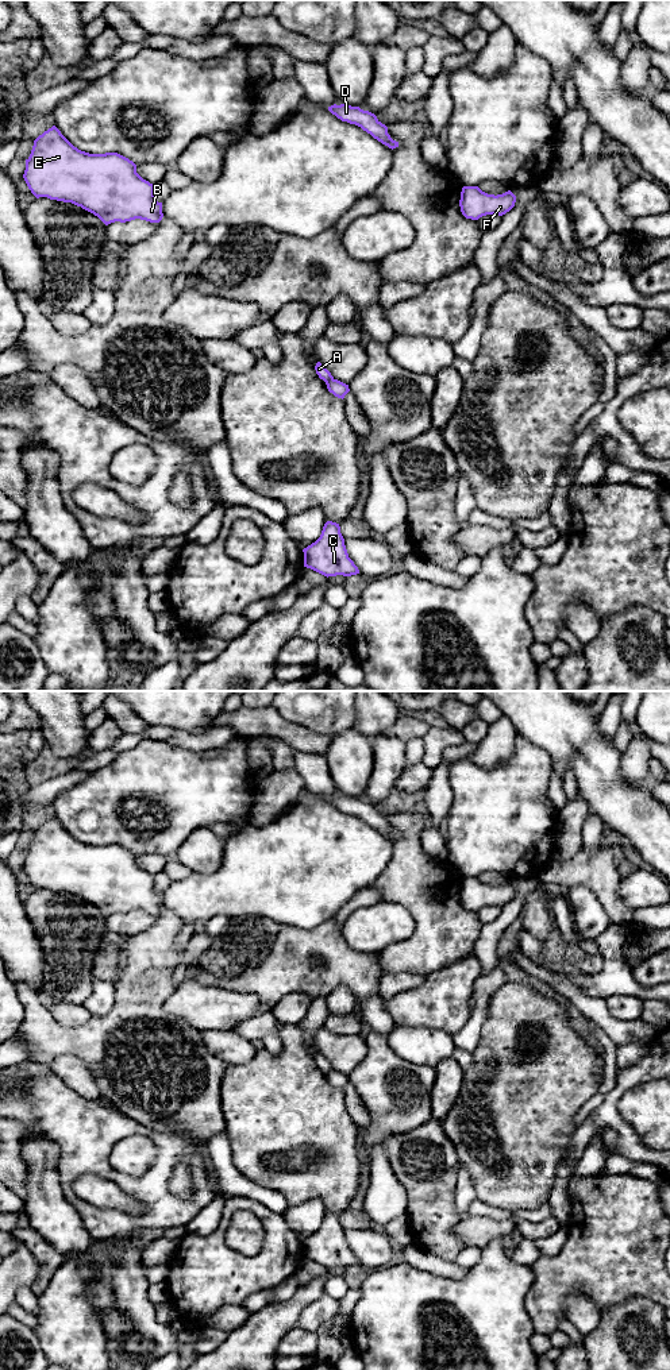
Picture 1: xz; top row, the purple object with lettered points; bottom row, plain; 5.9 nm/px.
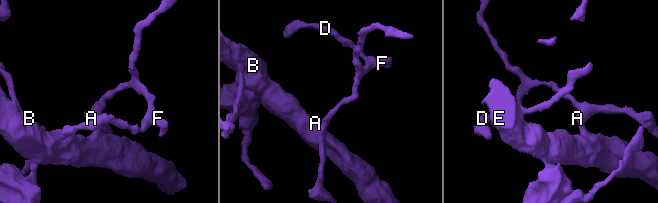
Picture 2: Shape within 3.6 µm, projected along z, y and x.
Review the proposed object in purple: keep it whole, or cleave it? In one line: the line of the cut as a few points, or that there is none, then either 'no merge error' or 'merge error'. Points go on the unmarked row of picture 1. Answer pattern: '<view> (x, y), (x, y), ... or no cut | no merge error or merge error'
xz (332, 1069), (326, 1075) | merge error

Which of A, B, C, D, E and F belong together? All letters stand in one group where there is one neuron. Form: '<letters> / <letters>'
A B E / C D F

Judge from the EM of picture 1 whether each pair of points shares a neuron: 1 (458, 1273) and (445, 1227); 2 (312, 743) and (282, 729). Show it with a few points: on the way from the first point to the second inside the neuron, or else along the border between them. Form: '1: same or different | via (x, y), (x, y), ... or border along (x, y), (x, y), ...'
1: different | border along (424, 1250), (454, 1262)
2: same | via (305, 741), (289, 732)

